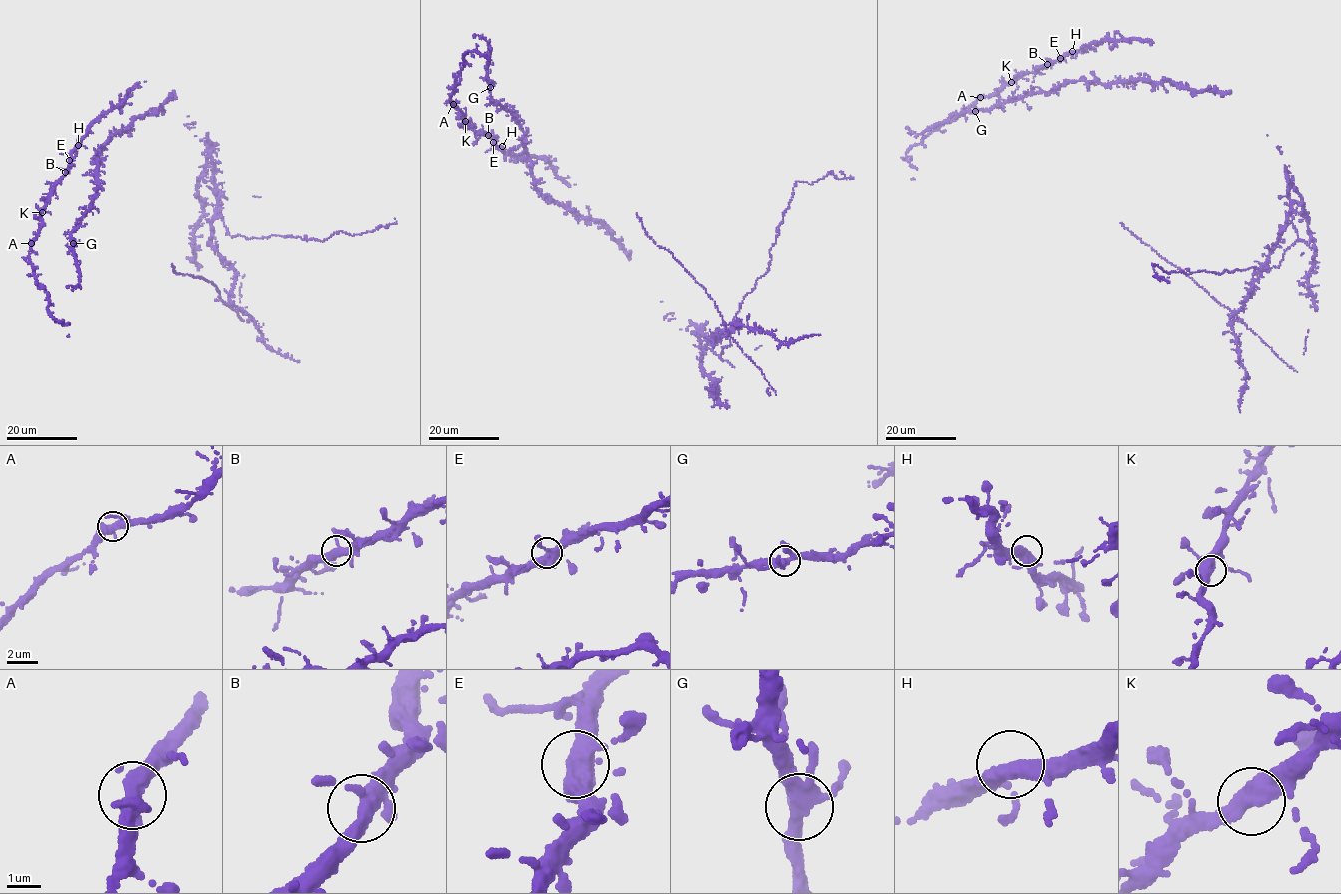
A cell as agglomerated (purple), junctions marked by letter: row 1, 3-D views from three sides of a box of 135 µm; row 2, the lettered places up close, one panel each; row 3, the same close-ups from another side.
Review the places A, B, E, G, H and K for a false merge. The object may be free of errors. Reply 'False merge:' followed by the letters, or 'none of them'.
False merge: none of them

